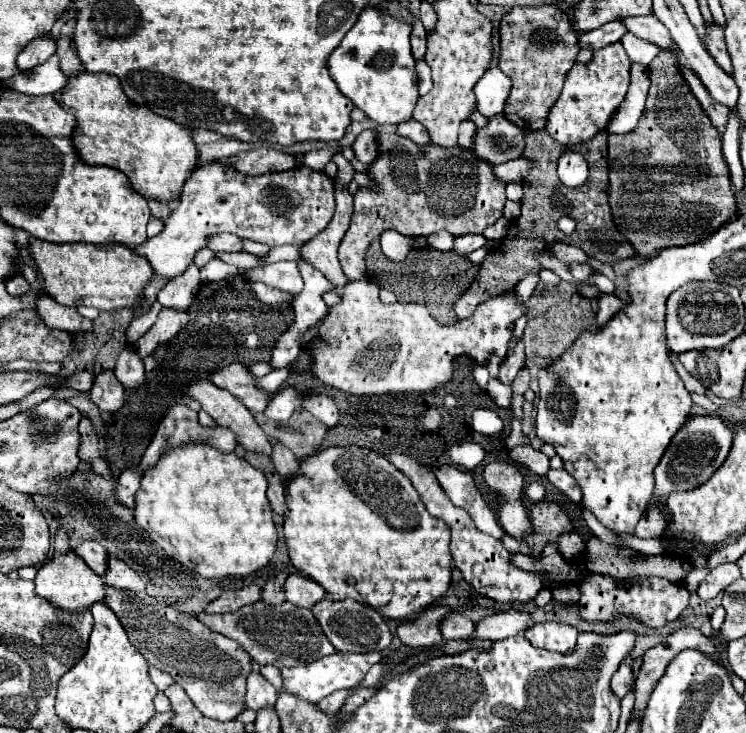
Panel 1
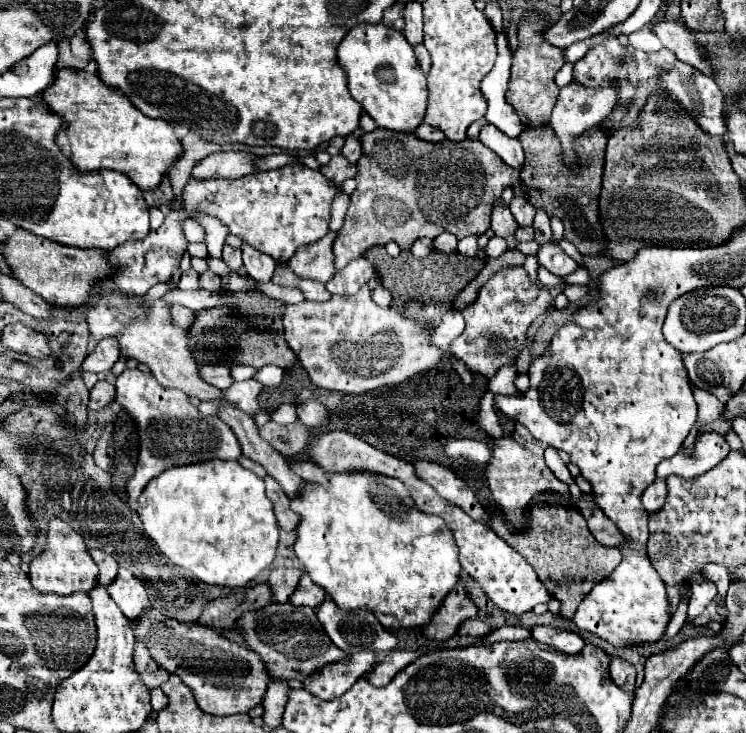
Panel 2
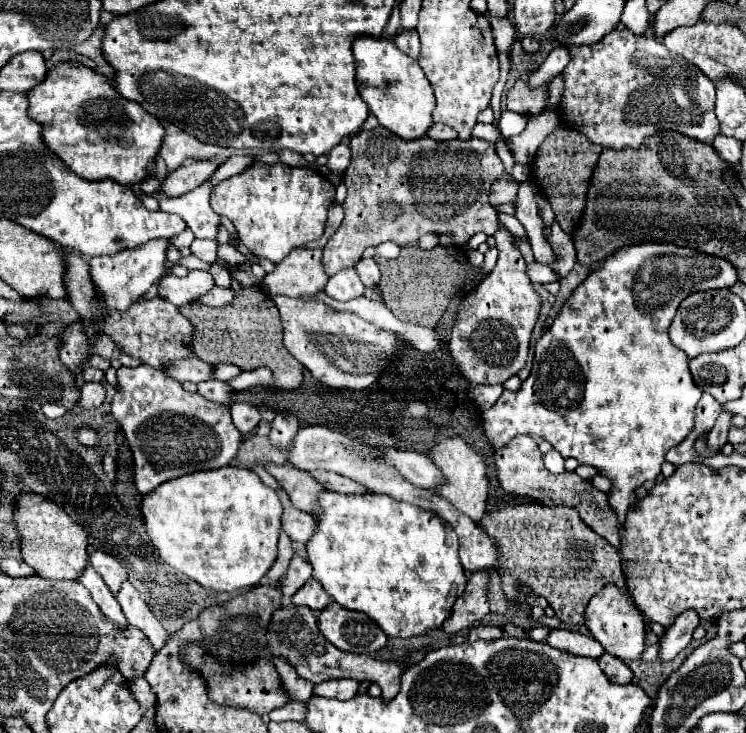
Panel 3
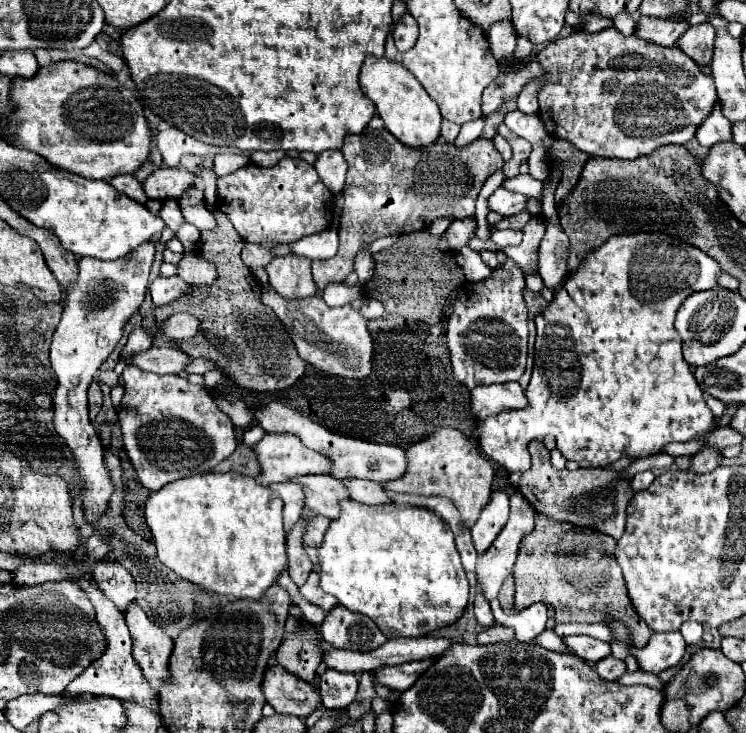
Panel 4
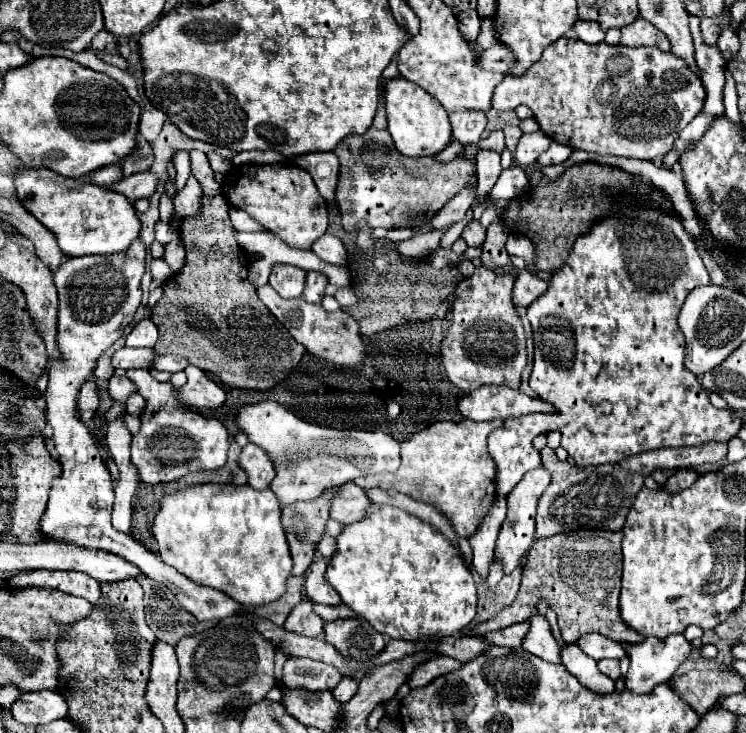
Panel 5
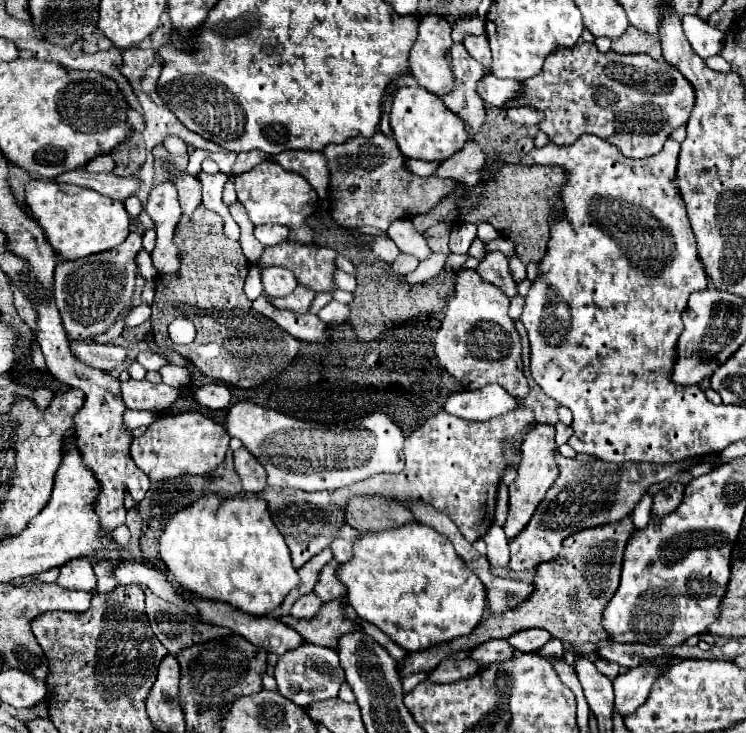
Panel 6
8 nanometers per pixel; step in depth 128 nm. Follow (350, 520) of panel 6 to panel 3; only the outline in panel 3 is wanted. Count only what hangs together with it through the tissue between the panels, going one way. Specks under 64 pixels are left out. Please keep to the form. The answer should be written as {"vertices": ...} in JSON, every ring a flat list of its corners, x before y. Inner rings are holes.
{"vertices":[[294,468,294,474,286,474,286,480,282,480,280,484,296,508,300,508,308,514,320,516,318,496,326,488,316,478,312,478,308,472]]}

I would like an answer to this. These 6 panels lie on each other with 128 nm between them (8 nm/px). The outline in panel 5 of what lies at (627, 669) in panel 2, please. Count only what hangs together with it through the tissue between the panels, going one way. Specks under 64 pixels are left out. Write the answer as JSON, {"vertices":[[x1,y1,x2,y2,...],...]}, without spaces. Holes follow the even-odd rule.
{"vertices":[[600,660,598,668,600,668,602,674,606,674,612,680,620,678,620,664,618,664,618,660]]}

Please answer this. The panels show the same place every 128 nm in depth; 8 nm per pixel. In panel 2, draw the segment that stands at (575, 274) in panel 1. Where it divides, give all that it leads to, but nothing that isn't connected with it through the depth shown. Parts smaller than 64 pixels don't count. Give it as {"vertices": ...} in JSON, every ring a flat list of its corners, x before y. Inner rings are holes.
{"vertices":[[542,244,536,252,536,258,540,266,550,270,556,276,568,276,578,268,578,262,574,262,570,256,564,254,564,250,558,244]]}

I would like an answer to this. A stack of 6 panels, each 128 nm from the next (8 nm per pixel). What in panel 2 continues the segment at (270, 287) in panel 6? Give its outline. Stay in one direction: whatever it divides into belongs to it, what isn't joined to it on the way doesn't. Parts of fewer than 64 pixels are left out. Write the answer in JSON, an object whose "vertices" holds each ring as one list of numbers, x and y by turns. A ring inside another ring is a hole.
{"vertices":[[328,232,318,242,300,246,292,260,288,260,288,268,302,280,316,280,326,284,336,274,332,254,334,236,336,236,334,232]]}

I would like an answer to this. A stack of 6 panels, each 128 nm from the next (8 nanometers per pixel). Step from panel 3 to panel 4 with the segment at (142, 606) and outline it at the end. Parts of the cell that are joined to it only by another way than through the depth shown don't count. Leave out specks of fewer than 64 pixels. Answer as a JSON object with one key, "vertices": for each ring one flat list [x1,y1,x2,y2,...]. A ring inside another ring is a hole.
{"vertices":[[130,604,130,608,126,610,126,624,134,642,132,656,142,668,148,684,156,690,162,684,170,682,168,660,174,648,172,638,166,636,138,604]]}

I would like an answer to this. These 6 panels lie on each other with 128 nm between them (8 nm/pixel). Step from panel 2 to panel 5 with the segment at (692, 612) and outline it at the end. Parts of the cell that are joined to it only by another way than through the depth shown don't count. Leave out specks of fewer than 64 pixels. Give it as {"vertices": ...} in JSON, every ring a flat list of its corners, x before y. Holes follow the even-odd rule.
{"vertices":[[668,636,666,640,646,638,644,642,628,644,626,648,628,648,628,658,630,658,630,670,624,678,624,686,626,686,626,690,630,690,634,694,648,694,648,692,652,692,654,686,668,682,674,676,676,668,690,654,692,644,684,636]]}

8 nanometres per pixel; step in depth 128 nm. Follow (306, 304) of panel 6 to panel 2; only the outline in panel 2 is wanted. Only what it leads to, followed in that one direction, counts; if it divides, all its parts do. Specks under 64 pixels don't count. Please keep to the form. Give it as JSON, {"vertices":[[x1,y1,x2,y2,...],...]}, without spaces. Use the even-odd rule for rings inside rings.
{"vertices":[[378,128,374,132,362,134,360,144,362,158,356,162,356,190,350,196,344,226,336,234,332,246,336,270,344,268,350,260,362,256,366,250,374,246,384,246,390,240,394,240,402,250,410,250,410,246,422,236,436,238,442,232,450,232,458,240,468,234,480,236,490,228,490,212,496,198,506,186,516,186,516,182,520,180,520,172,504,164,502,158,486,148,478,138,466,138,462,142,426,142,416,138,414,134]]}

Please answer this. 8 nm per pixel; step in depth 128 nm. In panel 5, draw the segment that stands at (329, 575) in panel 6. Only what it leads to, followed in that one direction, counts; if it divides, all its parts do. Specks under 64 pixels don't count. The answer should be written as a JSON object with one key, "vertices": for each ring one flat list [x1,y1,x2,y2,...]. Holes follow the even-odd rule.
{"vertices":[[320,558,320,560,316,560,308,568,308,572,306,572,306,596,312,602,318,602,318,604,338,606,342,602,340,600,340,594,338,592,332,592,332,588,328,588,328,582,324,580,326,566,328,566,328,560]]}

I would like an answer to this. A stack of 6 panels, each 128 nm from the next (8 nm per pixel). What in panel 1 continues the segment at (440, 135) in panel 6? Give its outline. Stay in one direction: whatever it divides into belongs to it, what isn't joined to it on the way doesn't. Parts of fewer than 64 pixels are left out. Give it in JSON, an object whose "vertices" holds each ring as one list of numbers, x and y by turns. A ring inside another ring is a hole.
{"vertices":[[366,8,328,58,330,76,340,92,376,124,400,124,410,120,416,100,420,98,414,72,416,62,408,40,410,32,410,24,386,16,378,8]]}

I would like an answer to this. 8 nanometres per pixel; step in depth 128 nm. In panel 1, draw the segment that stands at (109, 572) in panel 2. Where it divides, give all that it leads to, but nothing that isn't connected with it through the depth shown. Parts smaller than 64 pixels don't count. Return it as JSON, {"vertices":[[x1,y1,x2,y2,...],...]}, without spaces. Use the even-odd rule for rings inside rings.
{"vertices":[[82,542,80,546,74,548,76,554,80,558,84,558,84,562,100,576,104,576,106,572,106,562,108,562,108,552,98,544,98,542]]}

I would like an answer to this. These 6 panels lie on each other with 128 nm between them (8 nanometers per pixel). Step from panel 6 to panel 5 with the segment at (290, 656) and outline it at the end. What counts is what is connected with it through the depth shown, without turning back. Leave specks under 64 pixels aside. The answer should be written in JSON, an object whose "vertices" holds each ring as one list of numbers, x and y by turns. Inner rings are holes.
{"vertices":[[288,658,284,662,282,672,282,686,292,688,304,688,308,692,322,692,336,688,336,684,342,680,342,674,332,668,332,664,324,664,322,660,312,658]]}

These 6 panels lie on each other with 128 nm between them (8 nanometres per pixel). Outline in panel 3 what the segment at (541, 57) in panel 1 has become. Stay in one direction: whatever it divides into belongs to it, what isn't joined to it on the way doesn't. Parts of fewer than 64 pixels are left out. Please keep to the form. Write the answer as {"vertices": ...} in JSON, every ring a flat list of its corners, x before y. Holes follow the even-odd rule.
{"vertices":[[524,76,514,84,514,88,508,90,506,94,506,102,508,102,508,110,514,110,518,114,526,114,526,116,536,116,540,112,544,112,546,104,548,104,548,88,538,88,538,90,528,90,528,80,524,80]]}

